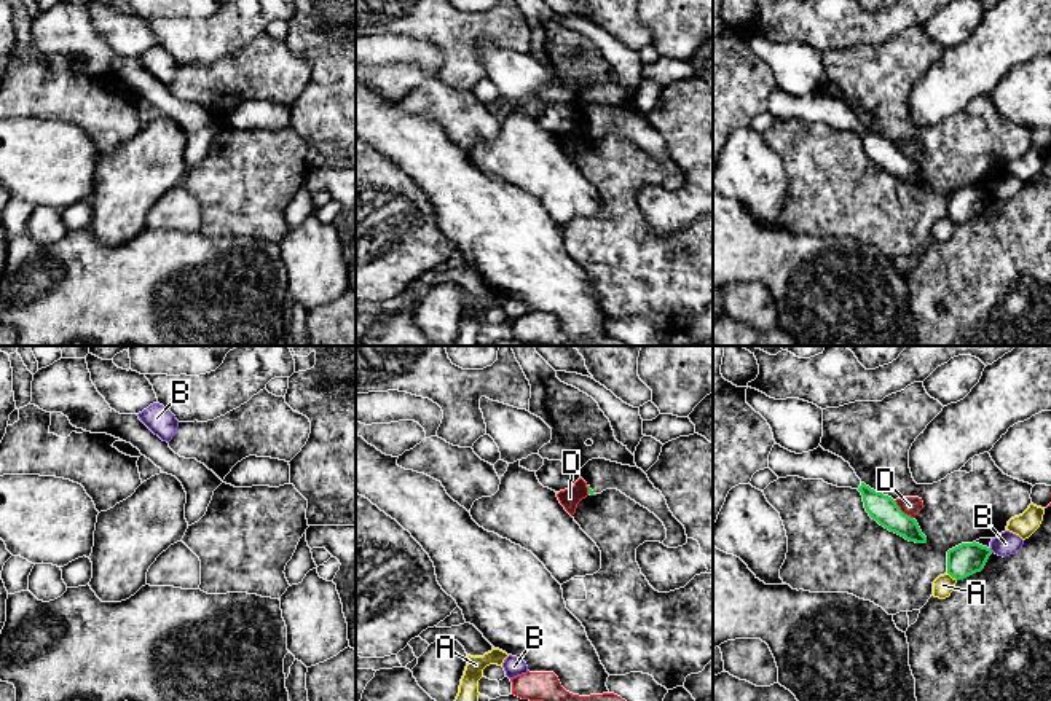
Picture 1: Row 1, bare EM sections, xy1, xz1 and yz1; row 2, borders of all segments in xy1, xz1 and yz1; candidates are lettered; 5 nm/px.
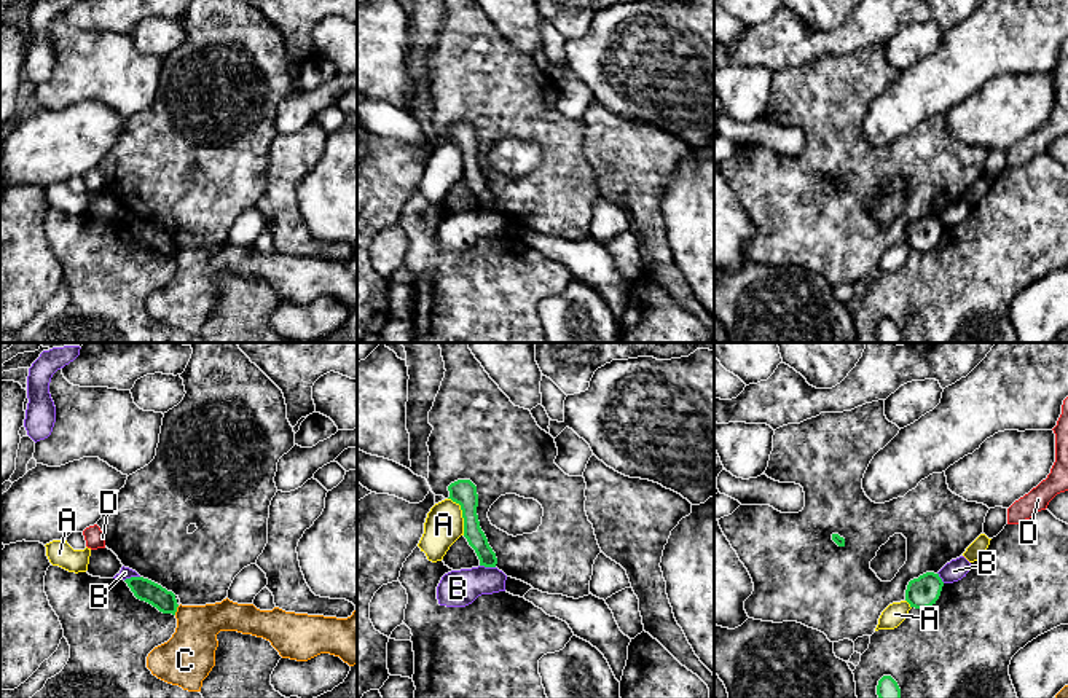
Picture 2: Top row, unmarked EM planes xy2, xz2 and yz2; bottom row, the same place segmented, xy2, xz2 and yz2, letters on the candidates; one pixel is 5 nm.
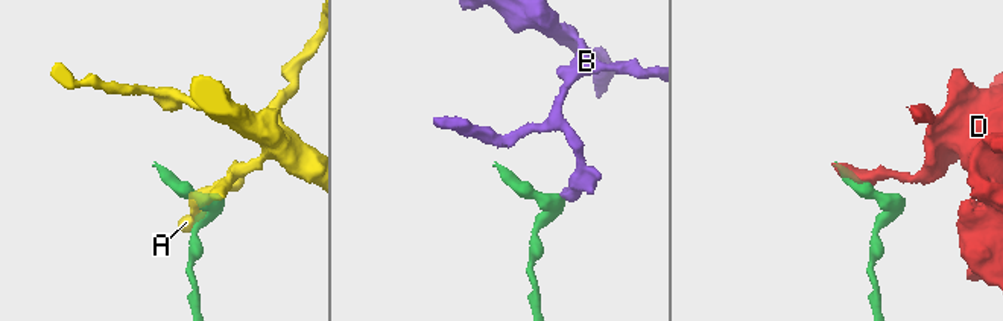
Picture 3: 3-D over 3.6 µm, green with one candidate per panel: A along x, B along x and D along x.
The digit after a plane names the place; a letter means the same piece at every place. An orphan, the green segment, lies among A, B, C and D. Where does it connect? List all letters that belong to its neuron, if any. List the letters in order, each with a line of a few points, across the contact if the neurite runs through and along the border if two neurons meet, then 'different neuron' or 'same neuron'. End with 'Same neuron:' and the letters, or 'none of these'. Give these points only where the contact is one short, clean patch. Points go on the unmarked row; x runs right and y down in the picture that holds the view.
A: different neuron
B: line xy2 (139, 219), (131, 219), (125, 223); different neuron
C: line xy2 (179, 249), (174, 257); different neuron
D: different neuron
Same neuron: none of these

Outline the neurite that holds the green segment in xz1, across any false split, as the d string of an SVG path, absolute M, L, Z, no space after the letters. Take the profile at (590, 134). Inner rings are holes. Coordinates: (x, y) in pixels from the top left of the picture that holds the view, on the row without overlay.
M598 100L581 112L581 121L587 126L590 139L617 132L654 156L667 172L667 182L662 185L665 190L678 191L687 186L684 169L673 159L662 135L641 112Z

